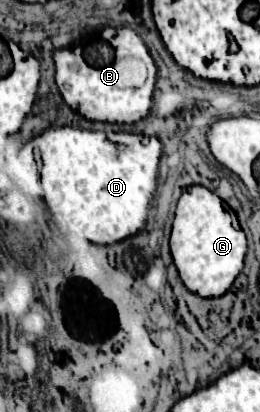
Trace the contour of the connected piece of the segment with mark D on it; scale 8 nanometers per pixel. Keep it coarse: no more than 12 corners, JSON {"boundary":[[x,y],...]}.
{"boundary":[[48,128],[52,218],[96,244],[138,234],[160,140]]}

